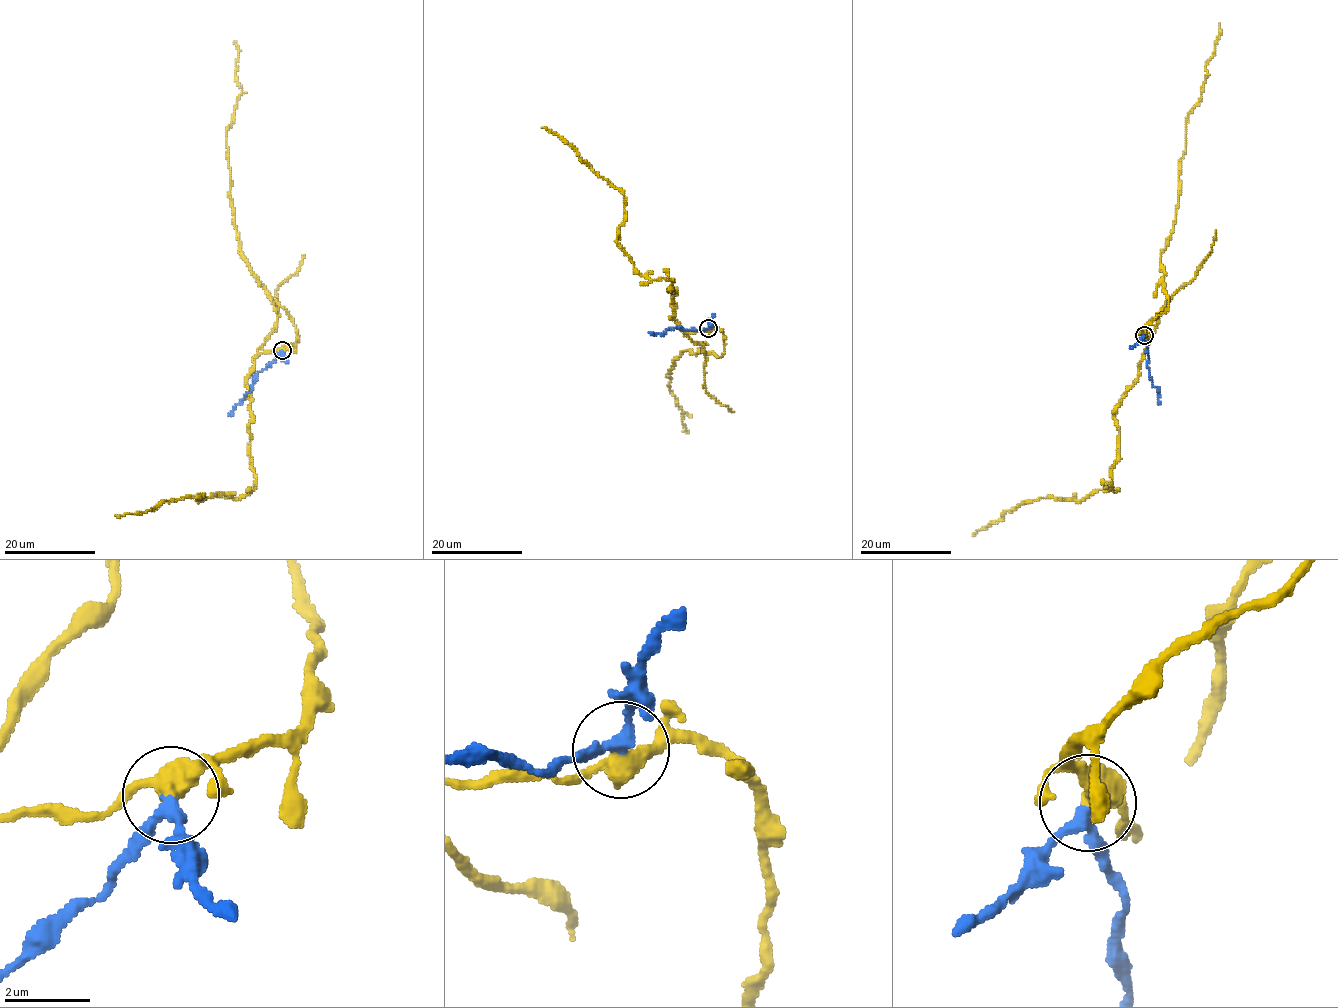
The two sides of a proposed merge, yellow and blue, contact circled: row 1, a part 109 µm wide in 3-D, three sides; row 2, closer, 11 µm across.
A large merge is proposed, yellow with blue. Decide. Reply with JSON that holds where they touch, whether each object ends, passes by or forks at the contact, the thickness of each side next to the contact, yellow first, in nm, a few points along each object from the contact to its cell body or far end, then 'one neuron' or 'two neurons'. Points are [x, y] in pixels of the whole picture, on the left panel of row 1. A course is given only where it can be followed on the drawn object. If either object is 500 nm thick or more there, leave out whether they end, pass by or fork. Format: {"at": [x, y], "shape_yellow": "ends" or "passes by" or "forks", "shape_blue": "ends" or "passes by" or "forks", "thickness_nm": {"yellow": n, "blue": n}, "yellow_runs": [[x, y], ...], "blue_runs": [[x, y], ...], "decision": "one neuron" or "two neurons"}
{"at": [282, 350], "shape_yellow": "passes by", "shape_blue": "passes by", "thickness_nm": {"yellow": 440, "blue": 240}, "yellow_runs": [[281, 350], [261, 352], [246, 379], [255, 488], [240, 497], [165, 500], [155, 508], [115, 516]], "blue_runs": [[281, 350], [256, 375], [252, 388], [229, 416]], "decision": "two neurons"}

